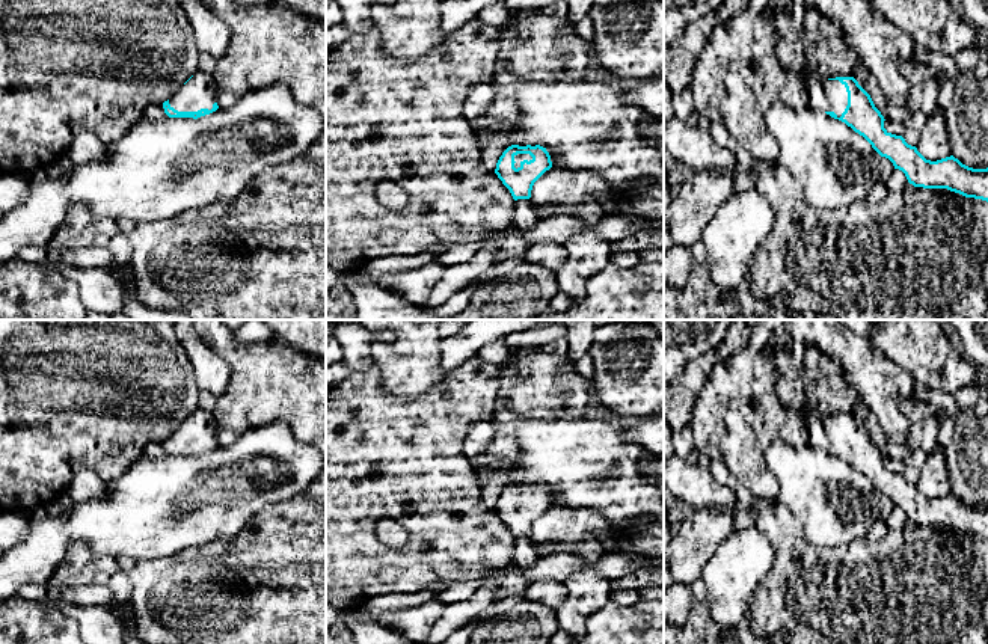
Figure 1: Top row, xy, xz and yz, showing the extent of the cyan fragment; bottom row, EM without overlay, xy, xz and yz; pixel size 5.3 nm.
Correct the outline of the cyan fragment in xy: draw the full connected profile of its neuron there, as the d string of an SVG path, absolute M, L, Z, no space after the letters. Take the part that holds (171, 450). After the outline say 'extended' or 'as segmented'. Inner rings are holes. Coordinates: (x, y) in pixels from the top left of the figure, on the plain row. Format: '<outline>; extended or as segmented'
M196 409L170 437L163 440L163 446L169 455L193 457L216 449L219 443L211 413Z; extended

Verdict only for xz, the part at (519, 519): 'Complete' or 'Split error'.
Split error

